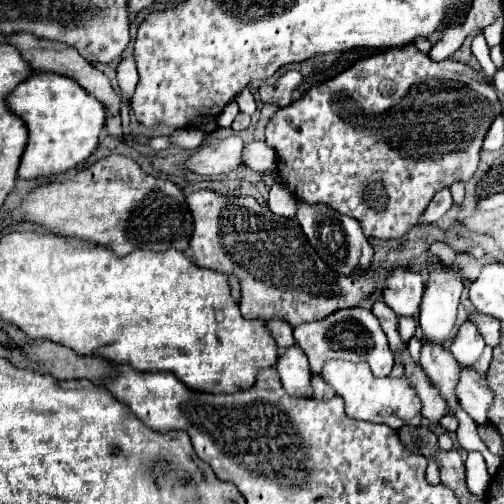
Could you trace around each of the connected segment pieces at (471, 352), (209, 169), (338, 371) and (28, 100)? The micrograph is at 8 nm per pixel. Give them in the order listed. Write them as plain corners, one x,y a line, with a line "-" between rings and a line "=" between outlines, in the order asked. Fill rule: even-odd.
468,316
466,322
460,326
458,334
454,336
454,342
450,346
450,352
458,360
460,366
468,366
470,368
480,358
484,346
486,344
484,344
484,340
482,340
476,324
=
230,136
222,142
210,142
200,146
184,164
186,170
200,176
218,176
242,166
240,156
244,142
238,136
=
332,360
328,366
324,366
322,378
336,390
338,396
344,398
346,402
346,414
354,420
364,420
364,422
380,422
388,424
394,430
400,430
400,426
420,426
422,416
420,416
420,398
414,394
410,388
408,380
402,378
376,378
368,366
364,364
354,364
348,360
=
36,72
6,96
6,104
28,128
28,144
18,168
20,178
34,180
76,168
98,146
98,134
104,126
104,104
68,76

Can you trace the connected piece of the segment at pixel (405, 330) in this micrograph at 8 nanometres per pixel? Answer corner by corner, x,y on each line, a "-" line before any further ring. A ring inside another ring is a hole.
400,318
400,336
402,336
406,342
414,336
414,328
416,328
414,318

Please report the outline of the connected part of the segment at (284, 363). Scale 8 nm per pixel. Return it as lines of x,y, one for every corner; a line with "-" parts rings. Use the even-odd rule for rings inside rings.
292,346
288,348
276,362
276,370
280,374
282,386
288,394
292,396
312,396
312,372
308,366
308,358
306,354
298,348

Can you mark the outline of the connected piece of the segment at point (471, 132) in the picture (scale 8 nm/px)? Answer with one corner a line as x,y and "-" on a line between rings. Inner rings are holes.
416,46
390,48
382,54
362,58
356,64
384,64
384,66
374,74
360,74
360,76
352,76
352,66
350,66
342,74
338,74
338,76
318,84
318,86
312,86
300,100
294,100
286,108
280,108
270,118
270,122
266,124
266,144
270,148
274,148
274,152
278,156
276,170
280,174
280,178
284,180
286,188
300,202
304,202
304,204
324,204
324,206
340,212
340,214
356,218
362,226
364,236
368,236
368,238
382,238
382,240
400,238
410,228
414,228
418,224
418,218
428,208
428,204
430,204
430,200
434,198
436,192
440,192
444,188
450,188
450,184
454,184
454,182
466,182
474,176
474,172
478,168
480,146
482,146
484,134
488,132
488,126
492,124
492,120
502,114
502,104
500,104
492,84
480,72
476,72
472,66
450,60
450,58
442,60
442,62
434,62
434,60
430,60
428,54
422,54

